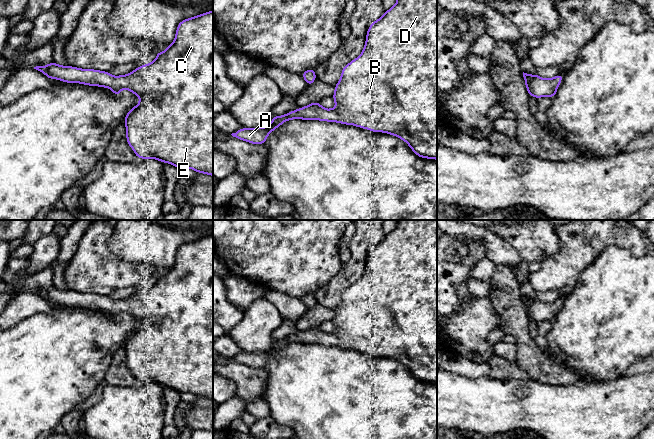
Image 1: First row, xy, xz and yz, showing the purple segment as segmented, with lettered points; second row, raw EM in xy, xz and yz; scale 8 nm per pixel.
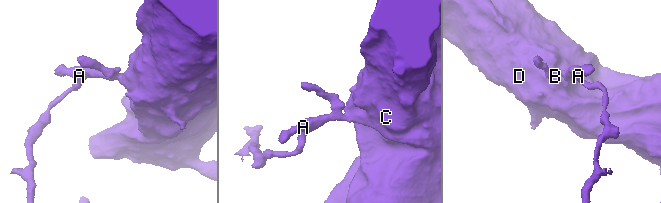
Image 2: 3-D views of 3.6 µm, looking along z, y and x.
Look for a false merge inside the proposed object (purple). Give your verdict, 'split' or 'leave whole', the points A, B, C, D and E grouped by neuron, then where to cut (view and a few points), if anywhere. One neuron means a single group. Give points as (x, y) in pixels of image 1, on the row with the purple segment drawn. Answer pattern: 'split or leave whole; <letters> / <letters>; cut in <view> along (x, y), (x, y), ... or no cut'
leave whole; A B C D E; no cut

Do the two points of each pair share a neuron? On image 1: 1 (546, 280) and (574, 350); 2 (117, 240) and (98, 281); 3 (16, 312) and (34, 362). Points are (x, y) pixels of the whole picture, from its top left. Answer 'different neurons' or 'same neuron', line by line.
1: different neurons
2: different neurons
3: different neurons

